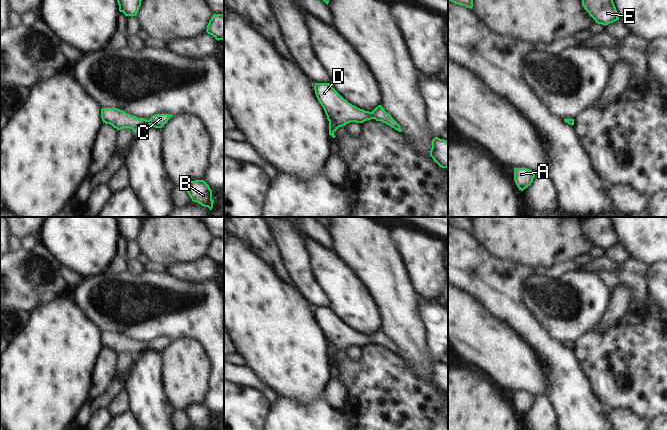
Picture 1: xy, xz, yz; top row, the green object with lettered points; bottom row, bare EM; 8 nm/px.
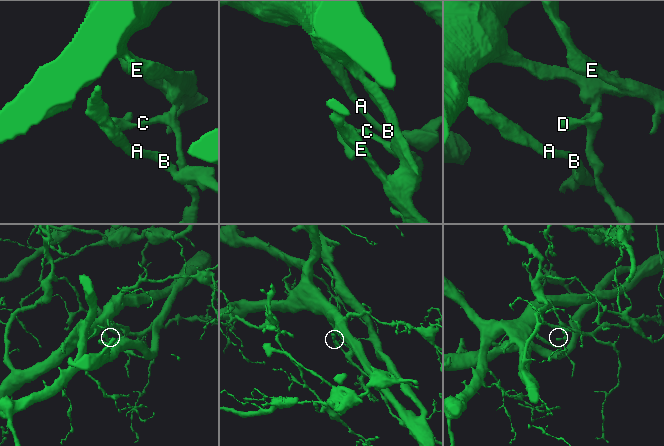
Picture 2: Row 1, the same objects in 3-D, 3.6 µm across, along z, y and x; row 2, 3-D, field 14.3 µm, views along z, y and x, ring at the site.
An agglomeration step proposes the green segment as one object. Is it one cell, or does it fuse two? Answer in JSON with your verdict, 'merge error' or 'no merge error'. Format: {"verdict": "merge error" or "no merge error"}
{"verdict": "no merge error"}

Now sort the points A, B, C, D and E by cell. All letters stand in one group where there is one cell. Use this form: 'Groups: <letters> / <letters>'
Groups: A B C D E

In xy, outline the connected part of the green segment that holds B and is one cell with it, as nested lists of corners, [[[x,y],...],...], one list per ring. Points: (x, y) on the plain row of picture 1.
[[[204,404],[190,405],[184,412],[193,426],[202,430],[213,430],[212,414]]]

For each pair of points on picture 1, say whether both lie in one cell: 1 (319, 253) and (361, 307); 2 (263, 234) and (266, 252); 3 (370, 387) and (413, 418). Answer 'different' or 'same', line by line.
1: same
2: same
3: same

